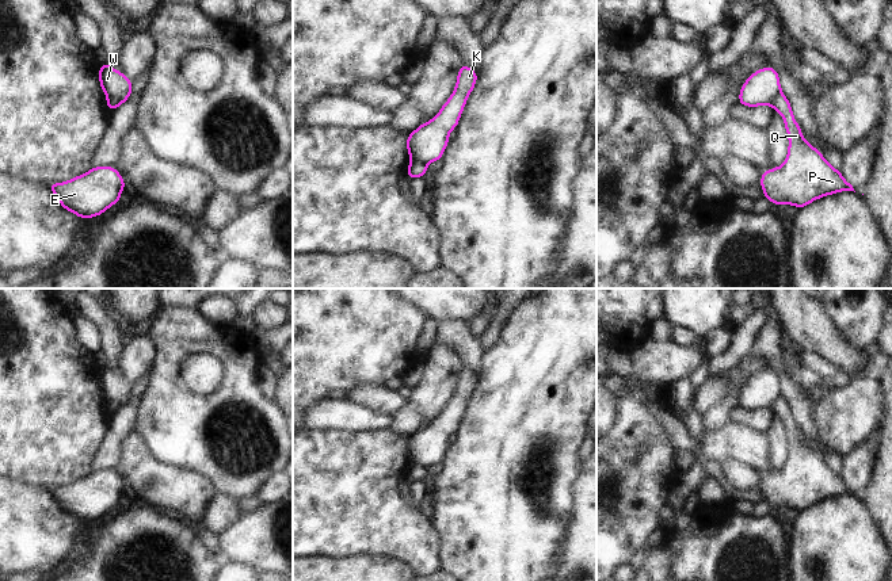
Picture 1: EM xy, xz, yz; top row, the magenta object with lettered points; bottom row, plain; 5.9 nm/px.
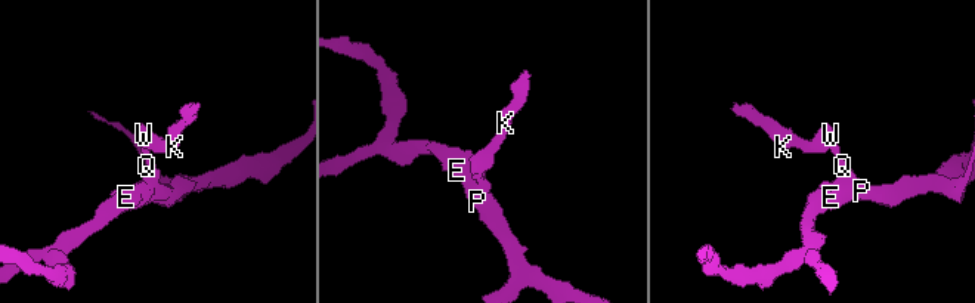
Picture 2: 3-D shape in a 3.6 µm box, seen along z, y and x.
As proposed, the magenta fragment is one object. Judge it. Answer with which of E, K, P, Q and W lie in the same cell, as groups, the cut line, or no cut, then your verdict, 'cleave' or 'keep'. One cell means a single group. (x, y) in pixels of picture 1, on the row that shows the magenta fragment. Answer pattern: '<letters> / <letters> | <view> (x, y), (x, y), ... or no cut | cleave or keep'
E P Q / K W | xz (411, 160), (426, 165) | cleave

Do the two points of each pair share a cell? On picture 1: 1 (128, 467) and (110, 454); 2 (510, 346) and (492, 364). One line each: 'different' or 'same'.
1: different
2: same

